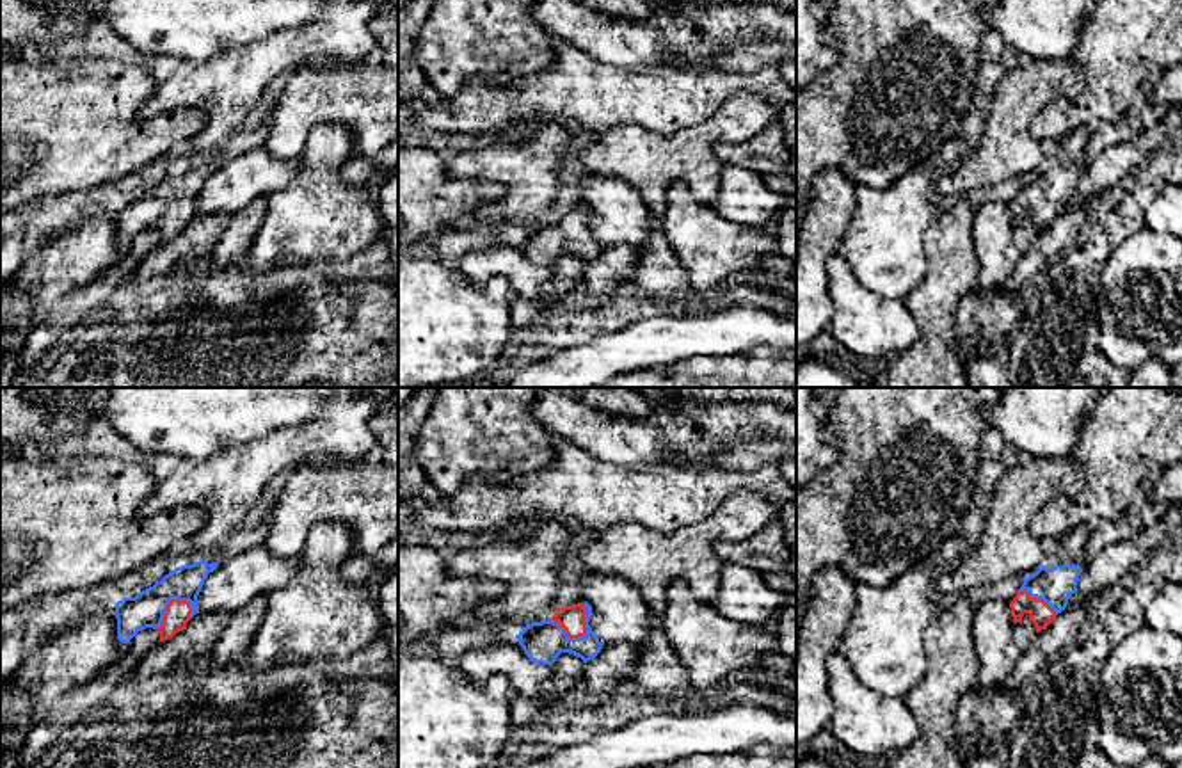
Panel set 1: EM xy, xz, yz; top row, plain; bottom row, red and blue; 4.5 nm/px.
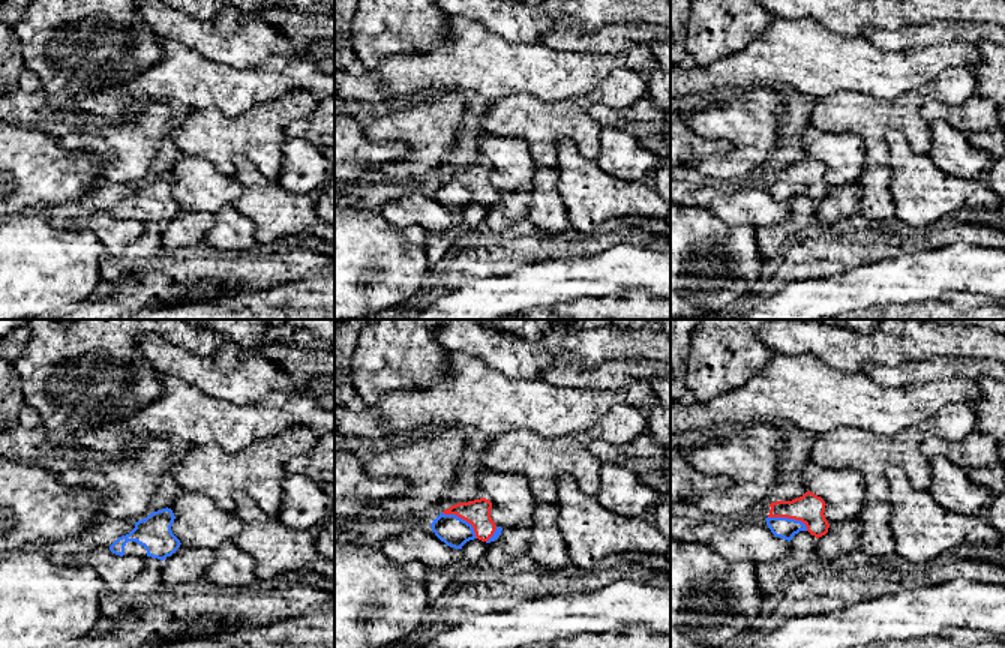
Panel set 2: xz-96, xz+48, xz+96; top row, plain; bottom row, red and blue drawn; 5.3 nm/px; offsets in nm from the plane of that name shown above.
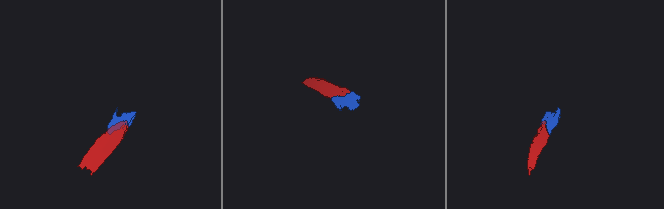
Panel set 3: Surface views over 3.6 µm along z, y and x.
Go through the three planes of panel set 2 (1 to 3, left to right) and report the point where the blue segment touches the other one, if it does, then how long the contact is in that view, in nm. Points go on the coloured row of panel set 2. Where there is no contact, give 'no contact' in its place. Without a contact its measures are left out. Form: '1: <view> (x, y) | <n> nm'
1: no contact
2: xz+48 (464, 519) | 240 nm
3: xz+96 (789, 518) | 220 nm

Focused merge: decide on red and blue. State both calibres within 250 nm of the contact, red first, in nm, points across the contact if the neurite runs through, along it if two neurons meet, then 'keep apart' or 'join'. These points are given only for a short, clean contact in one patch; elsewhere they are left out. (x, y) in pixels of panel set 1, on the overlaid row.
110/190 nm | across xz (571, 619), (567, 635), (555, 635), (543, 642) | join

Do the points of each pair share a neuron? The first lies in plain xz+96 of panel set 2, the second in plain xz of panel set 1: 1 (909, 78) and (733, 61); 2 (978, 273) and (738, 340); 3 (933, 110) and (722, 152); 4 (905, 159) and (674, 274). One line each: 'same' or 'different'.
1: different
2: same
3: same
4: different

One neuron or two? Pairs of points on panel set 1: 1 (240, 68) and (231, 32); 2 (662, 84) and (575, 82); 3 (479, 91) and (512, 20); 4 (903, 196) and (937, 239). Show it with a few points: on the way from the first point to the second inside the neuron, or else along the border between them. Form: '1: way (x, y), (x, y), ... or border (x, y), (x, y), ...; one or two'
1: border (274, 32), (196, 63); two
2: way (640, 84), (596, 84); one
3: border (525, 77), (511, 84), (471, 77), (447, 98); two
4: border (937, 214), (925, 235), (928, 271); two

